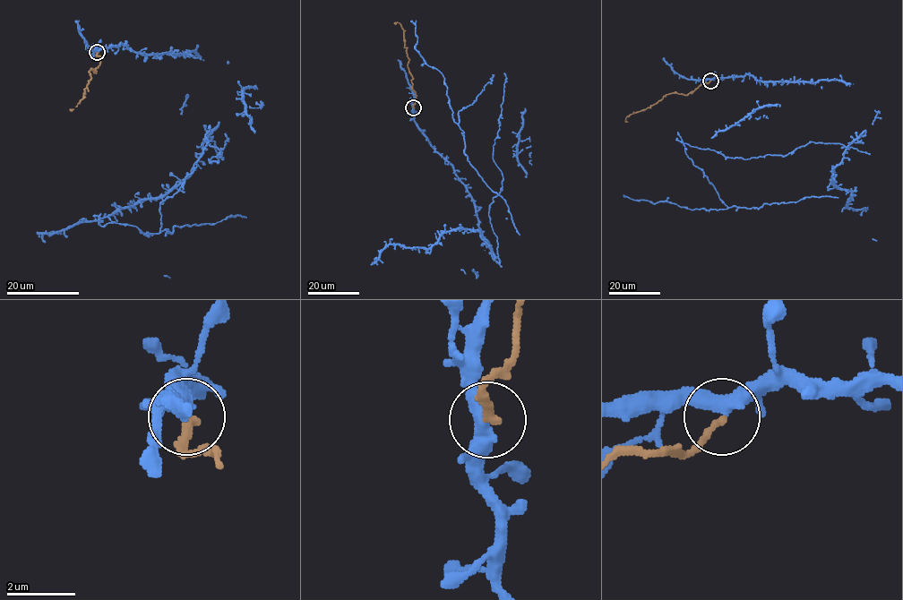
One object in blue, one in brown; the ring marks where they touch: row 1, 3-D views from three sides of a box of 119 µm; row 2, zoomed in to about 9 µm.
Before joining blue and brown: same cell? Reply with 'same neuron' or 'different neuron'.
different neuron

